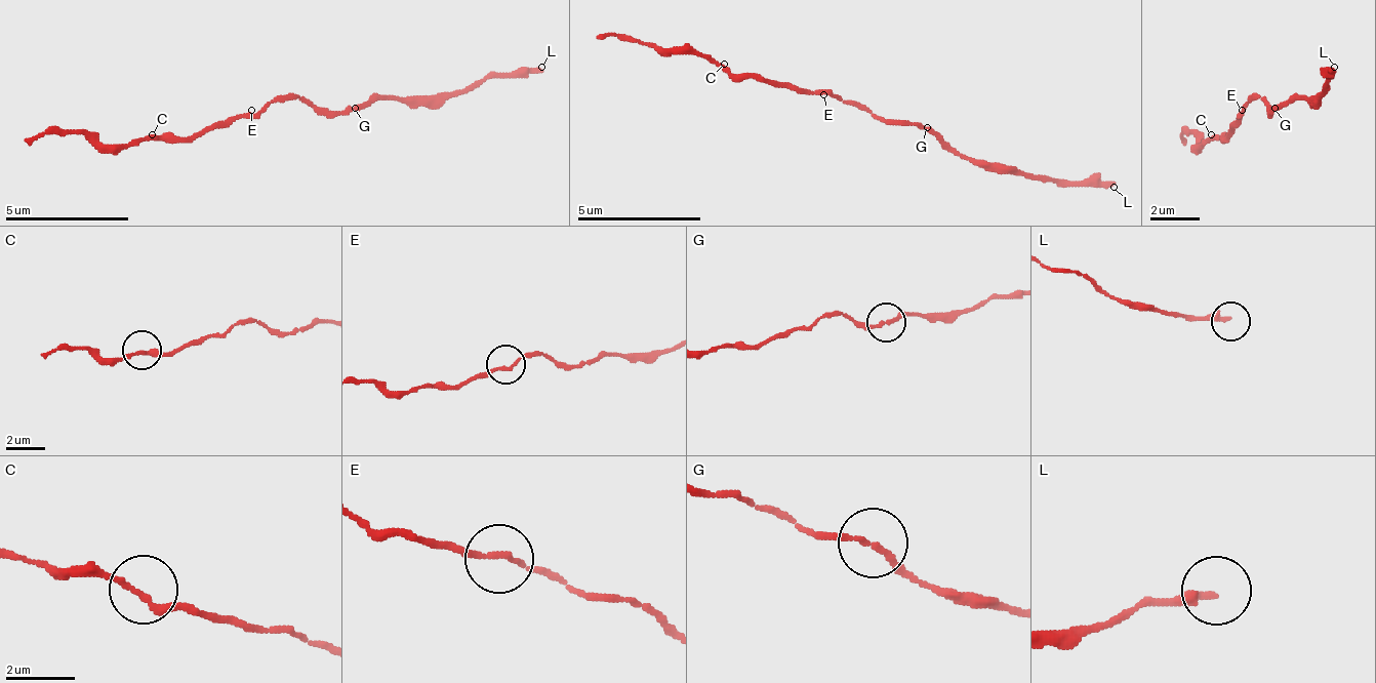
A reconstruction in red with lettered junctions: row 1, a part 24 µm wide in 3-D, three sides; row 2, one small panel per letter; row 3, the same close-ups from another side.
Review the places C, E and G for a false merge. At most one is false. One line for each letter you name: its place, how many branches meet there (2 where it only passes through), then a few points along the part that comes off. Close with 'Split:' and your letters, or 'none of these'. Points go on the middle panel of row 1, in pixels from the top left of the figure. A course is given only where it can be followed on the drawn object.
Split: none of these

